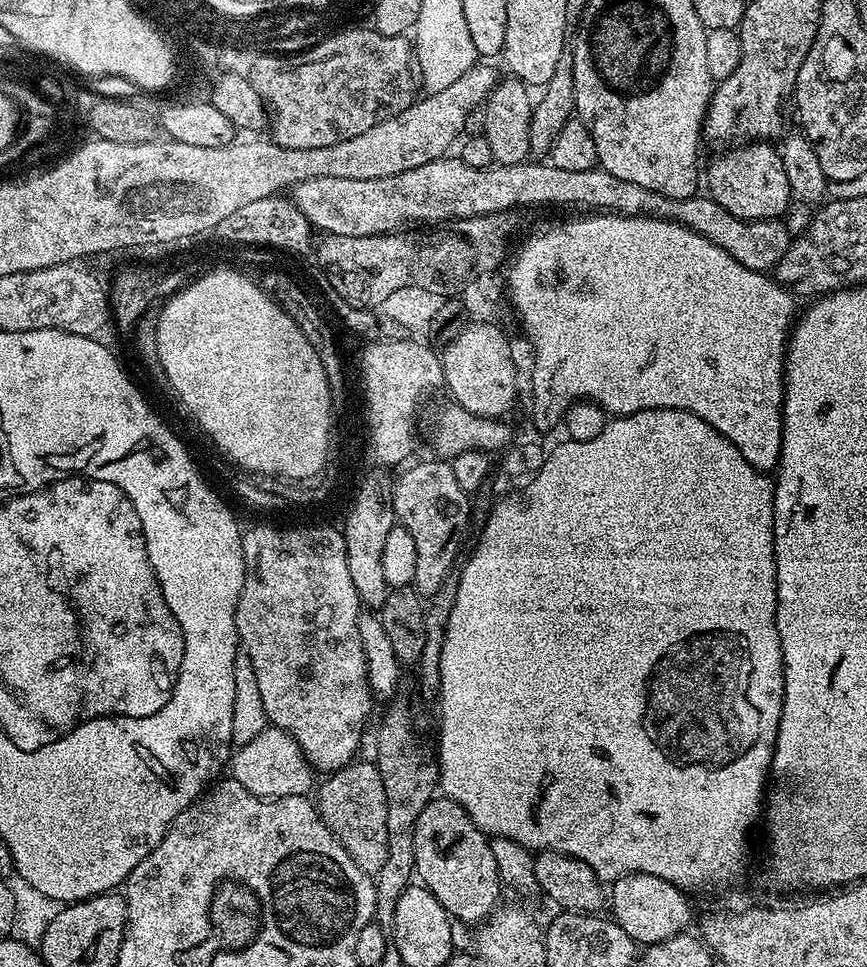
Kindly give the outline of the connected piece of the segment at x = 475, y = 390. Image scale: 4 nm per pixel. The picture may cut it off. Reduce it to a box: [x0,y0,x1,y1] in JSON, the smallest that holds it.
[443,323,516,418]

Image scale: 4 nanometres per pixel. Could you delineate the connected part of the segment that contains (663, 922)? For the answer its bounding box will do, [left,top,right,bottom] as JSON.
[610,872,692,946]

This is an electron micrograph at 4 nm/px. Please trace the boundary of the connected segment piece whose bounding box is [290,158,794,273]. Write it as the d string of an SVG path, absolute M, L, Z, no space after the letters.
M441 158L431 160L414 170L406 170L402 174L383 176L382 178L330 178L319 176L303 180L291 189L290 199L298 206L298 210L308 219L313 229L330 236L383 236L386 230L400 230L405 226L415 225L418 218L446 218L452 216L491 216L494 212L507 212L524 208L527 204L578 204L582 210L605 210L624 216L653 216L663 220L673 220L714 242L714 246L722 246L726 254L738 258L742 266L750 266L755 272L771 273L775 269L794 237L788 232L783 219L775 220L743 220L718 206L718 202L704 194L697 194L679 200L666 198L654 190L646 190L646 186L638 186L638 182L626 182L622 178L614 178L605 168L599 166L590 170L562 170L551 162L525 162L523 164L496 164L490 168L475 168L465 164L459 158Z

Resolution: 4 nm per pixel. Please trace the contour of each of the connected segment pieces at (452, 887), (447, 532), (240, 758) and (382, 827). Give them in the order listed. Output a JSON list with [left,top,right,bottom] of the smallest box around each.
[[414,798,502,926],[396,458,472,598],[230,726,314,800],[314,762,388,874]]

